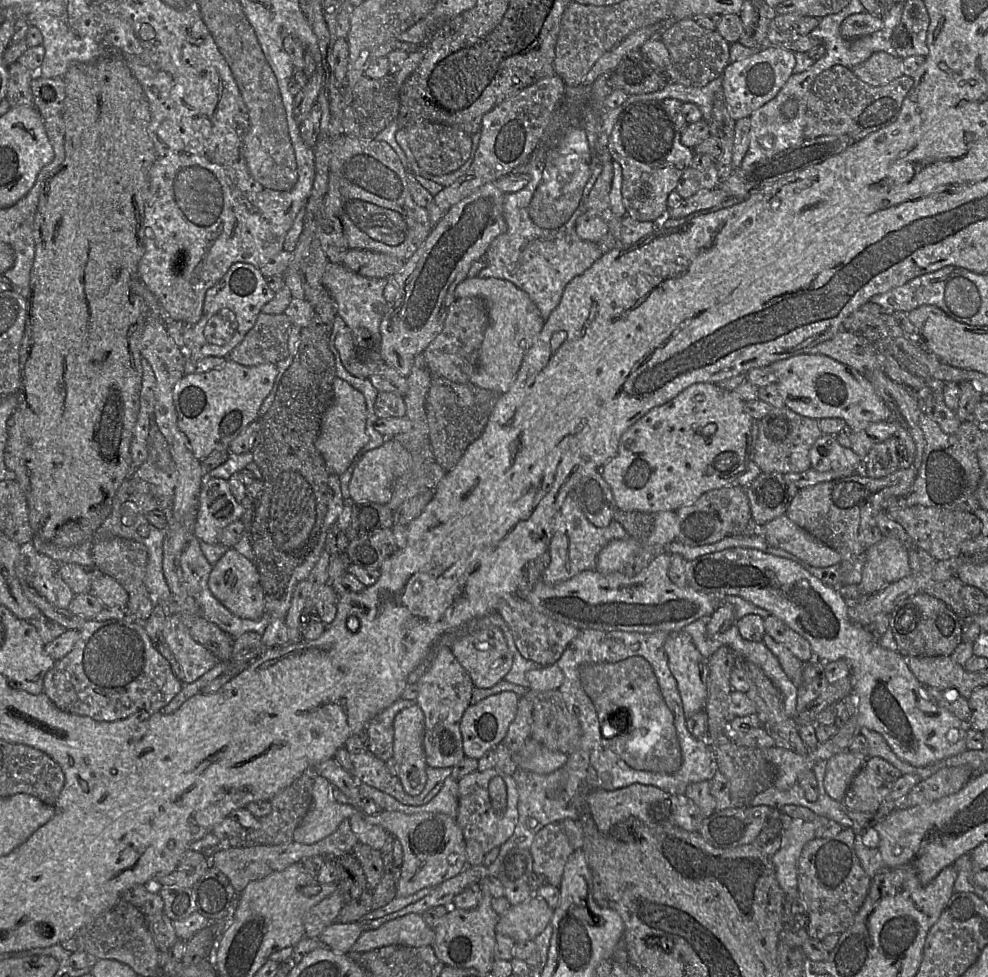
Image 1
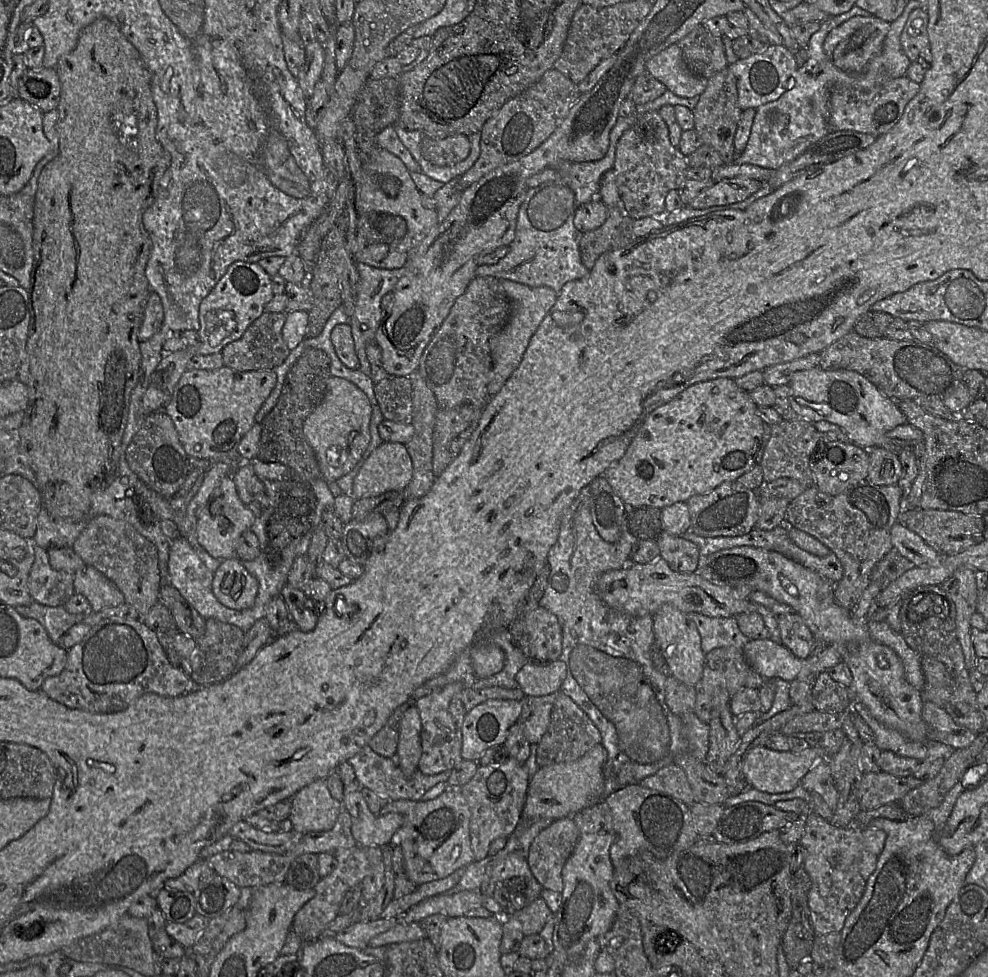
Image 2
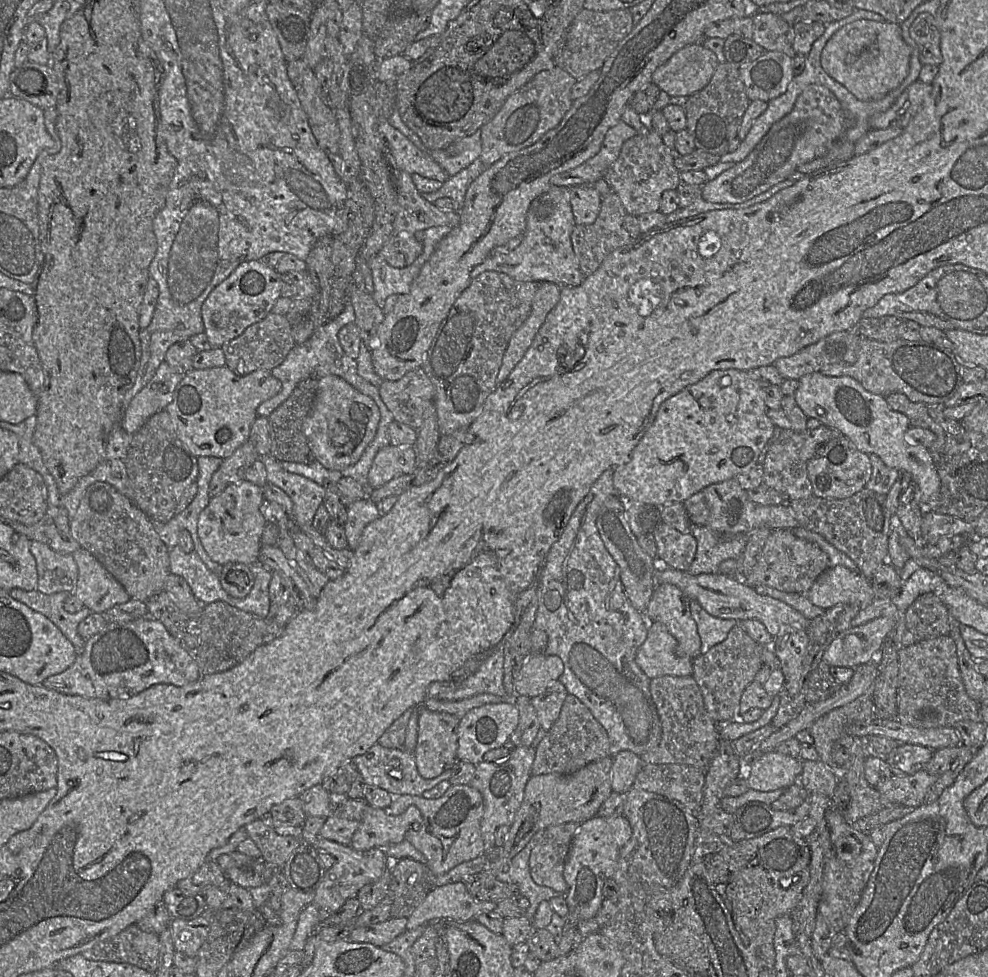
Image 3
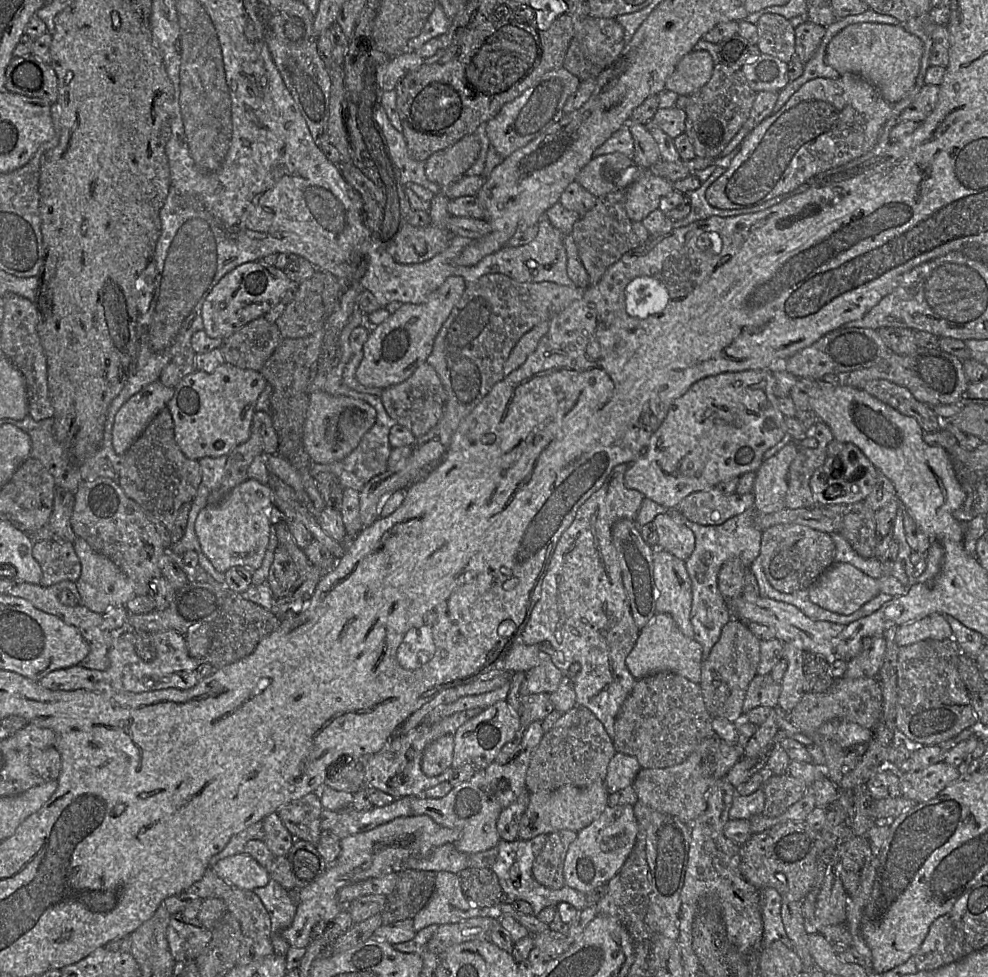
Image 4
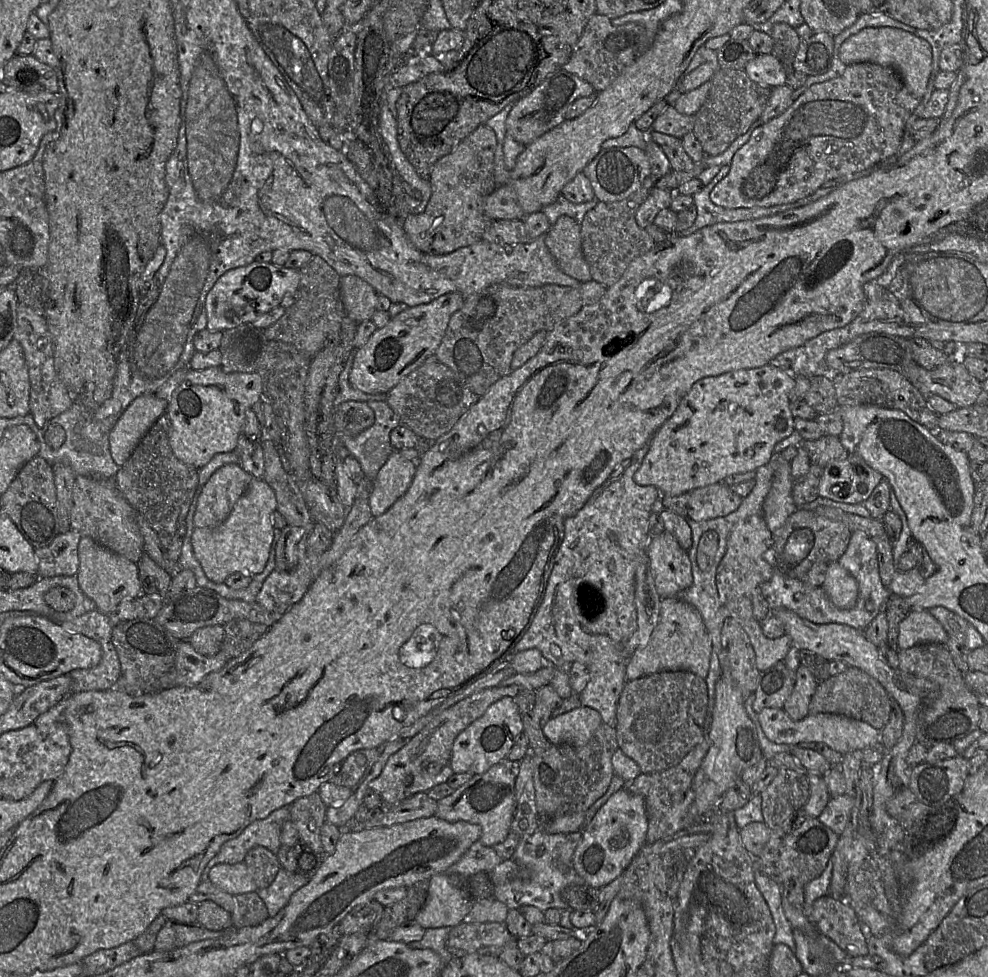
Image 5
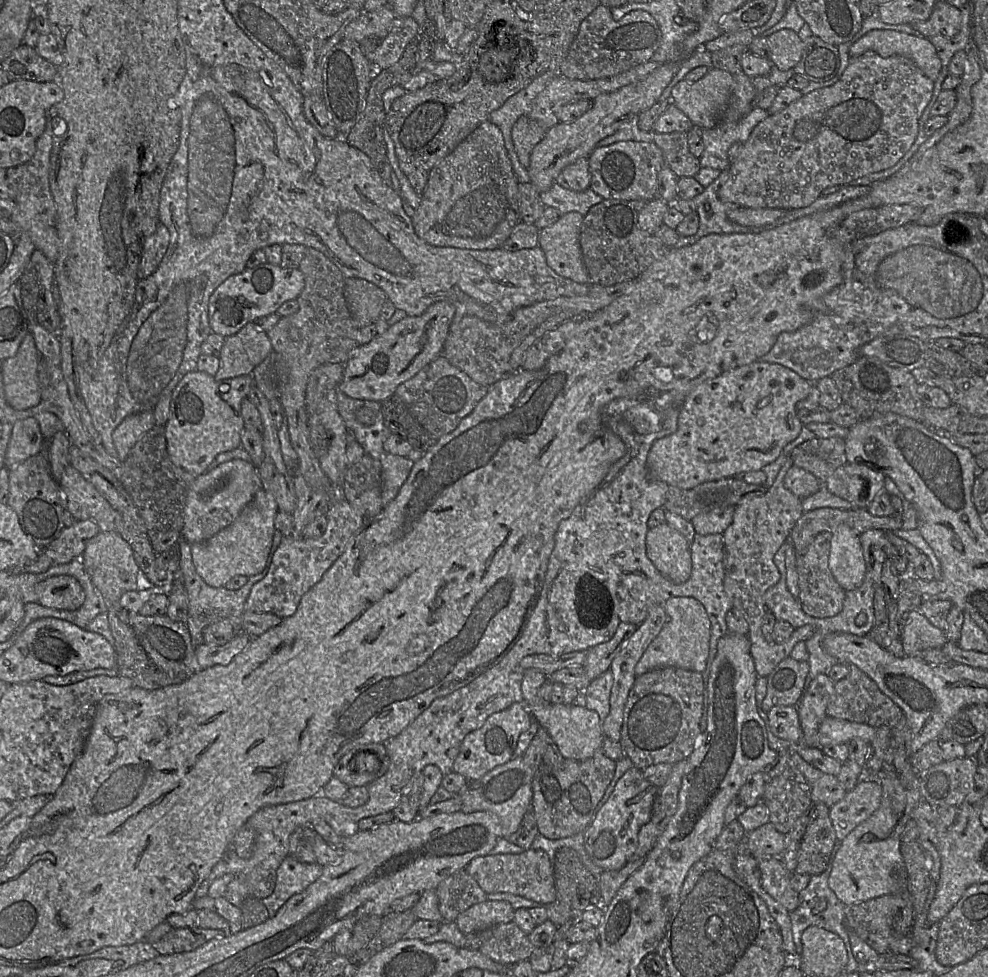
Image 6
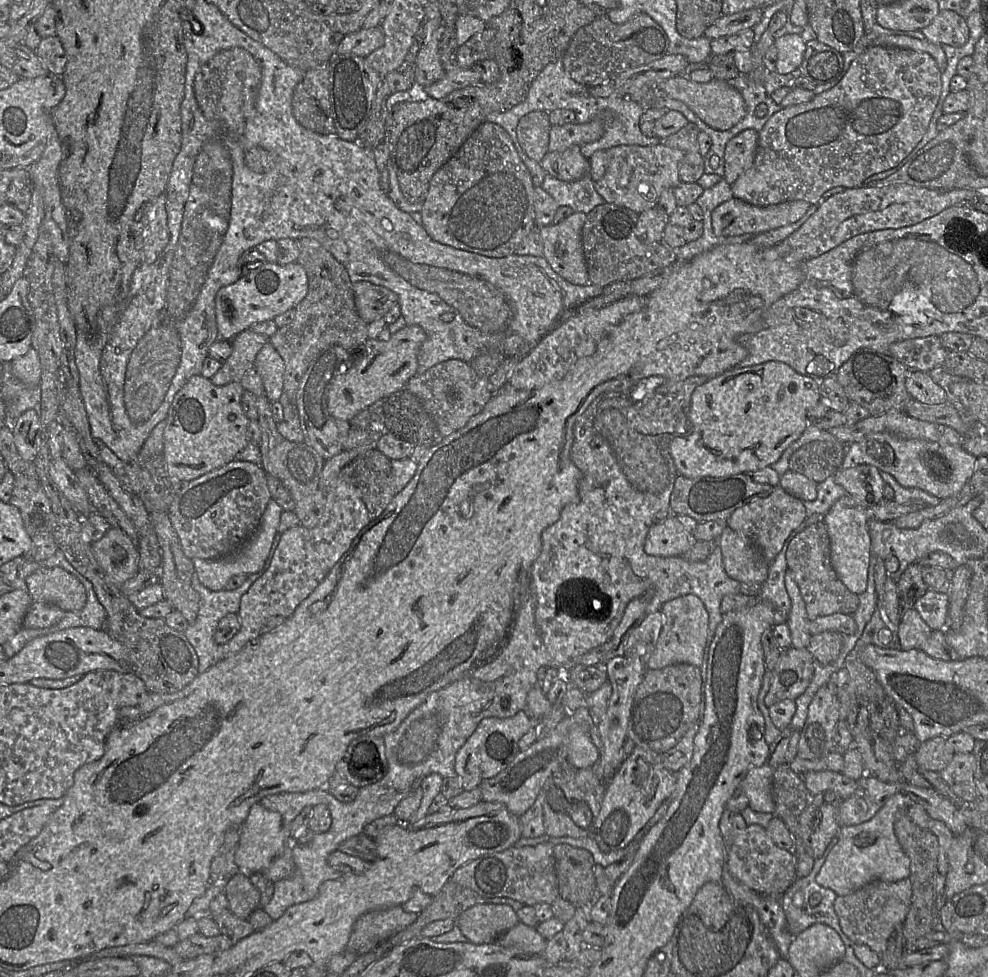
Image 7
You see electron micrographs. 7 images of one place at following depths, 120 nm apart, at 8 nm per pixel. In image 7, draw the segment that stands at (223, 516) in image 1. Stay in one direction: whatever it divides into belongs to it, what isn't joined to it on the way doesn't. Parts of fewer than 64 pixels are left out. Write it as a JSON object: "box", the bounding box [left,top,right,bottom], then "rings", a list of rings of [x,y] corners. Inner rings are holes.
{"box":[192,498,282,591],"rings":[[[271,498],[262,514],[257,529],[234,554],[218,559],[192,559],[200,583],[211,591],[220,591],[224,589],[230,578],[238,575],[248,576],[261,570],[269,554],[273,539],[278,532],[282,511],[282,508]]]}

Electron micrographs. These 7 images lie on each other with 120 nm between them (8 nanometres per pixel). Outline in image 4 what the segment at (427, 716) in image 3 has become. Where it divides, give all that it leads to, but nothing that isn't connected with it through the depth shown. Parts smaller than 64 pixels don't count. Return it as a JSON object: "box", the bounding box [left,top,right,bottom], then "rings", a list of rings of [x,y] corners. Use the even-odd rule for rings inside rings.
{"box":[421,736,454,777],"rings":[[[441,736],[429,743],[422,755],[421,769],[426,776],[434,777],[442,774],[452,766],[454,736]]]}

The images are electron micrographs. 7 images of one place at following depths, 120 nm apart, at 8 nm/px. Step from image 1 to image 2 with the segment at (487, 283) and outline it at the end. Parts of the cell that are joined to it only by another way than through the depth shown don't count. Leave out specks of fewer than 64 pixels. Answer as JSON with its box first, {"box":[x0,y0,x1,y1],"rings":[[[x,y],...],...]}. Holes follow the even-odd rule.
{"box":[487,280,558,396],"rings":[[[501,280],[501,282],[510,300],[511,308],[505,326],[489,340],[493,362],[492,378],[487,386],[490,396],[498,393],[518,368],[533,334],[558,298],[558,294],[547,286],[531,287],[511,280]]]}

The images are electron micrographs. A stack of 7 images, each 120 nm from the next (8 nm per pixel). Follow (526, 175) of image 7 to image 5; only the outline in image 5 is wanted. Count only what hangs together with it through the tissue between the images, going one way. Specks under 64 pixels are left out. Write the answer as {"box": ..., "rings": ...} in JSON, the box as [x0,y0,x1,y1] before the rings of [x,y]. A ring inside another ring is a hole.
{"box":[403,124,497,255],"rings":[[[484,124],[434,164],[429,180],[431,197],[426,209],[420,214],[410,213],[403,223],[407,238],[417,250],[443,255],[483,239],[493,221],[485,215],[483,203],[497,187],[494,179],[495,149],[496,134]]]}

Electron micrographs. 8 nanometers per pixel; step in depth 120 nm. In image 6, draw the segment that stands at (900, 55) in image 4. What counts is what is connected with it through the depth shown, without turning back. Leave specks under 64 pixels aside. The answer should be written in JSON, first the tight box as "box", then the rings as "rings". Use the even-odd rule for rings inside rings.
{"box":[849,30,941,81],"rings":[[[871,30],[849,49],[851,58],[874,51],[887,58],[901,55],[911,59],[926,77],[935,81],[941,71],[941,60],[934,45],[925,37],[915,37],[899,31]]]}

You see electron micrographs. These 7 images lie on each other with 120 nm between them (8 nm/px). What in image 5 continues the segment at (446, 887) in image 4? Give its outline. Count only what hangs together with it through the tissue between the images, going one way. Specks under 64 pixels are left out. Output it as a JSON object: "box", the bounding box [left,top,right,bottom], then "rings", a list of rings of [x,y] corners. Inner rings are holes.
{"box":[415,873,474,929],"rings":[[[446,873],[435,874],[430,878],[426,902],[415,920],[425,929],[454,927],[463,922],[474,901],[464,890],[454,885]]]}

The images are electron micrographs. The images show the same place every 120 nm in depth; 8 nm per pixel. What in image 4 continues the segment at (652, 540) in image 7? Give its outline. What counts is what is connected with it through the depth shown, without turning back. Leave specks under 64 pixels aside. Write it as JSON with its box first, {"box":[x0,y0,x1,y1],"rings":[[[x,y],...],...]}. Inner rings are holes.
{"box":[653,548,694,638],"rings":[[[657,548],[654,549],[653,569],[657,588],[657,613],[670,614],[680,631],[694,638],[691,623],[692,582],[685,561]]]}

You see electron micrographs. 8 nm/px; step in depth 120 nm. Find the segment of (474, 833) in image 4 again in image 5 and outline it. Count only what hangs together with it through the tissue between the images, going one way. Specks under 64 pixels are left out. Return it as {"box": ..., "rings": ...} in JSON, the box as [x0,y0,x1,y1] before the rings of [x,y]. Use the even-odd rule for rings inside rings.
{"box":[434,757,519,846],"rings":[[[506,757],[486,772],[474,774],[452,794],[438,800],[434,815],[449,822],[462,820],[479,825],[482,829],[479,841],[486,846],[493,846],[504,841],[510,833],[516,808],[515,780],[518,769],[519,763],[510,762]]]}

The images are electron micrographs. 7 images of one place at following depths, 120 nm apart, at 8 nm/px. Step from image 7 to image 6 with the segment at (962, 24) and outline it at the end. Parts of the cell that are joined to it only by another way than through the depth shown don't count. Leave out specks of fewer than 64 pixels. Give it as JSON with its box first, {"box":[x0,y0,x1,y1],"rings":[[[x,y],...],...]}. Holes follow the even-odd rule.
{"box":[909,1,961,38],"rings":[[[936,1],[927,20],[913,21],[909,25],[925,38],[953,37],[961,29],[961,10],[947,2]]]}

